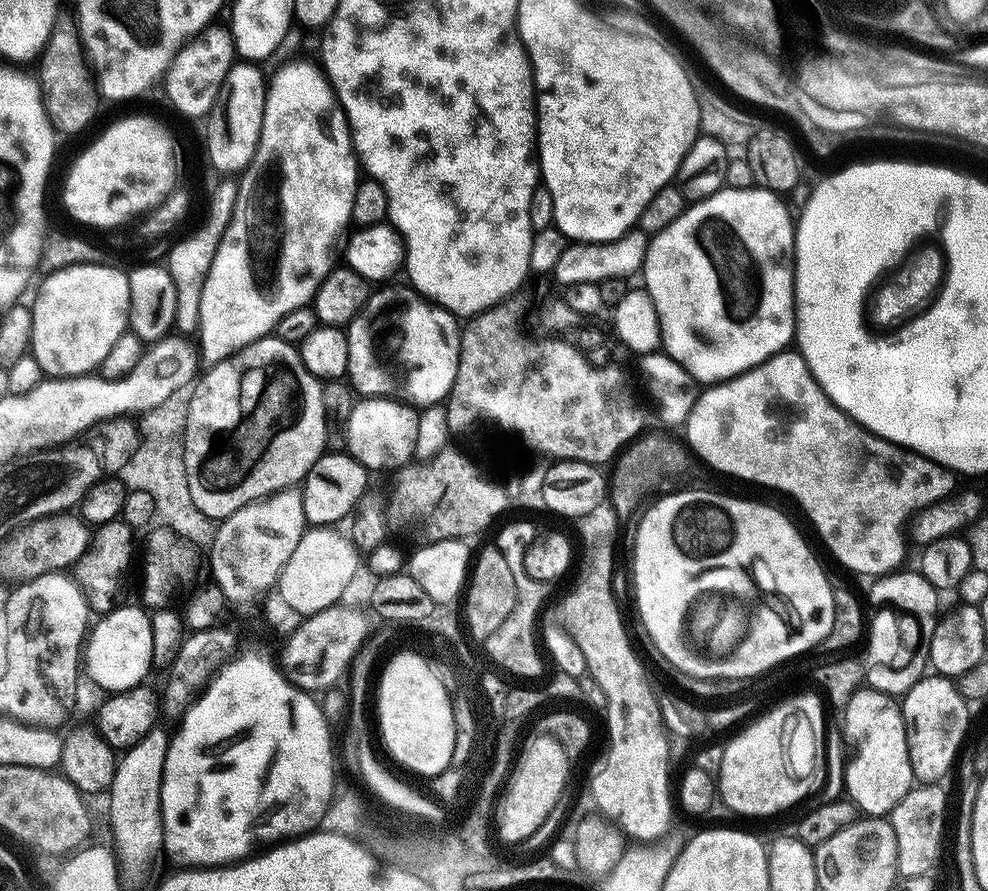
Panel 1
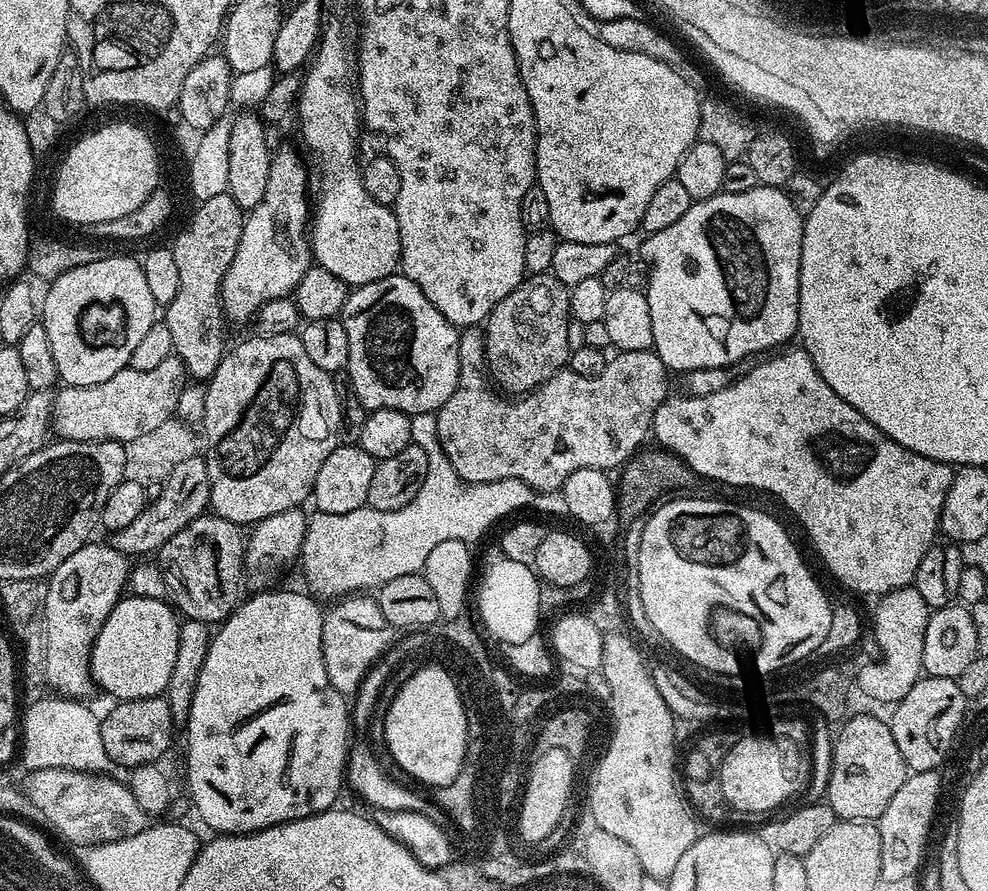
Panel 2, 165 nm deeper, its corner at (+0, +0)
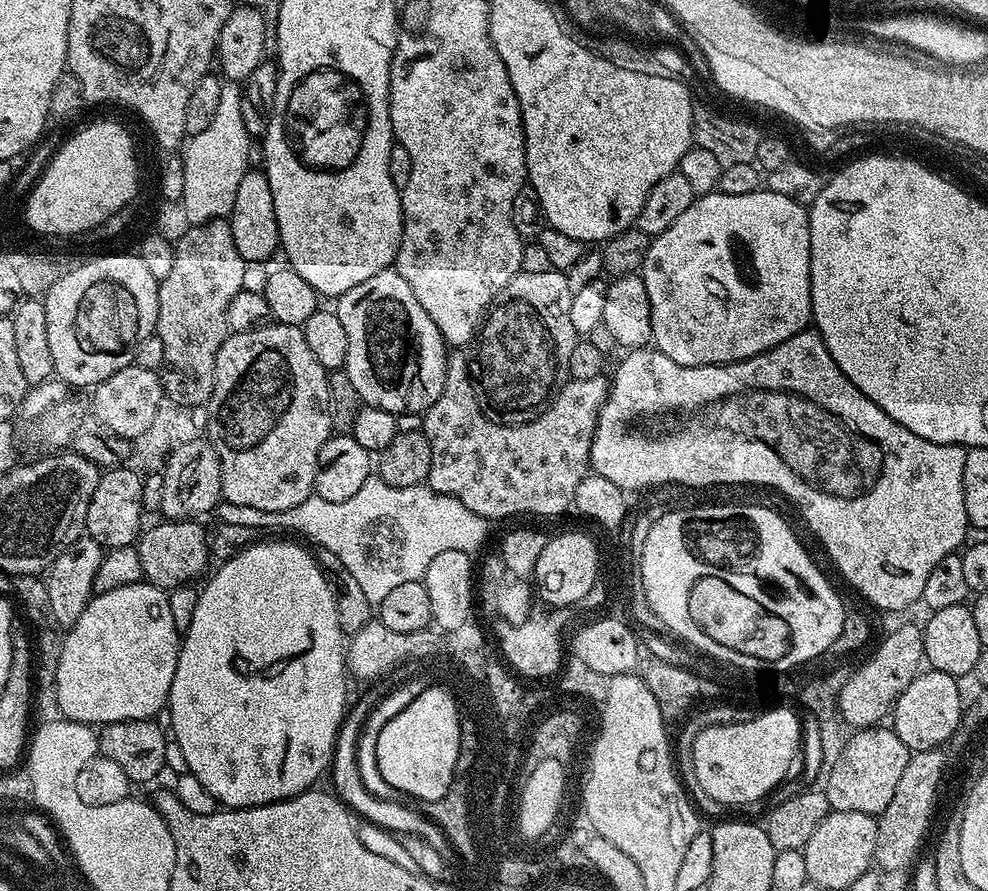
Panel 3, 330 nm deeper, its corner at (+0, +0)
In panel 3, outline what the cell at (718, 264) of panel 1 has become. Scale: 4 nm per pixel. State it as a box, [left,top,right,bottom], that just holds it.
[642,190,812,366]

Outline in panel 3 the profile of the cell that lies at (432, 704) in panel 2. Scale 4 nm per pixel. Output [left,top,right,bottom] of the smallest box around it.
[377,692,460,802]

